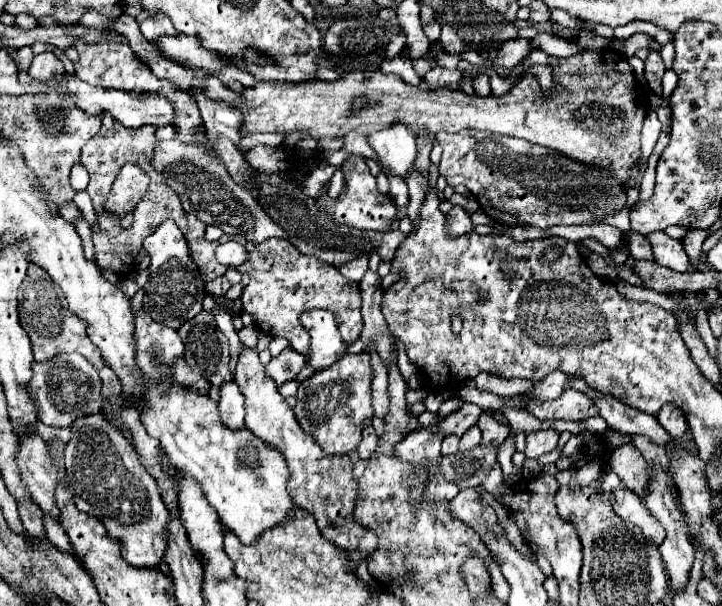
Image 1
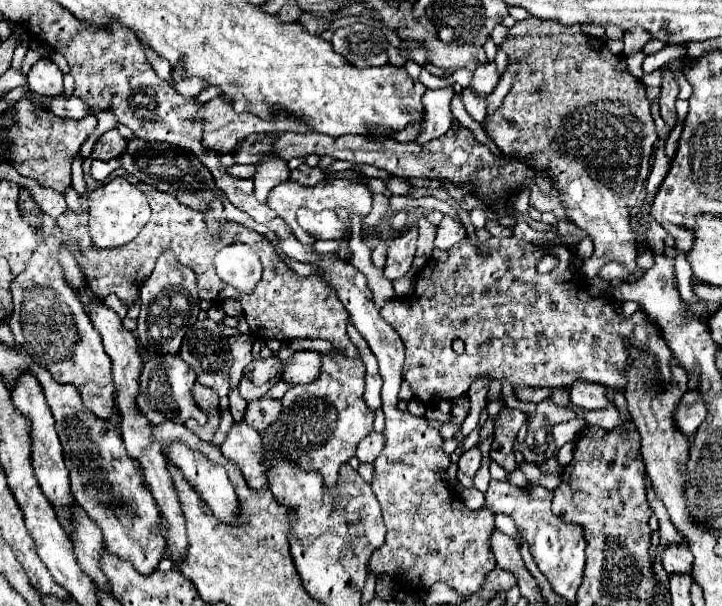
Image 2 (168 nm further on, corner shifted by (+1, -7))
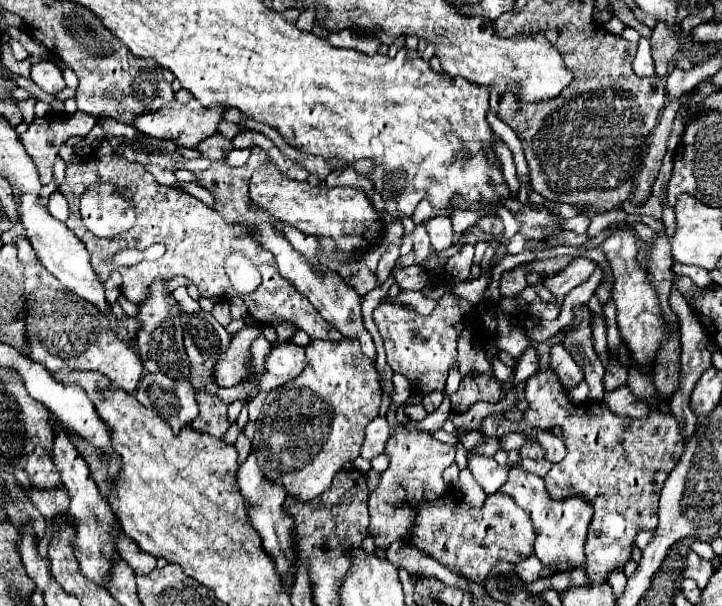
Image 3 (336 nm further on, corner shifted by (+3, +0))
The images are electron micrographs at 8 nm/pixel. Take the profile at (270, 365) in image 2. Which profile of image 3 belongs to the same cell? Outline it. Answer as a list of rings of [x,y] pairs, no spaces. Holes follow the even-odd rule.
[[[250,325],[232,337],[230,347],[220,355],[216,369],[214,369],[214,377],[218,385],[232,387],[248,377],[252,369],[250,345],[260,335],[262,335],[262,329],[258,325]]]

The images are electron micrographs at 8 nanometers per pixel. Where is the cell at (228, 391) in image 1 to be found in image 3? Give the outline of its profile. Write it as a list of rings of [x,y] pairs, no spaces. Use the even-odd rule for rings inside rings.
[[[250,449],[248,457],[240,465],[240,469],[238,469],[238,485],[240,485],[240,493],[246,497],[246,503],[248,503],[252,527],[262,537],[264,549],[276,561],[276,569],[280,573],[282,581],[286,581],[286,585],[288,585],[292,581],[290,573],[292,573],[292,565],[296,563],[296,555],[292,551],[292,541],[294,541],[294,537],[292,537],[292,519],[282,509],[284,499],[286,499],[286,489],[282,485],[276,485],[268,477],[264,477],[264,473],[262,473],[262,469],[258,465],[258,459],[256,459],[256,449]]]

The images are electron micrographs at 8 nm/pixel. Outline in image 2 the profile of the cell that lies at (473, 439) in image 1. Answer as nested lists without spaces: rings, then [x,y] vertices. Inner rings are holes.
[[[478,446],[466,450],[466,452],[460,456],[460,462],[458,462],[460,472],[464,472],[464,474],[468,474],[468,476],[474,476],[474,474],[478,472],[478,468],[480,468],[480,460],[482,460],[482,456],[480,456]]]

